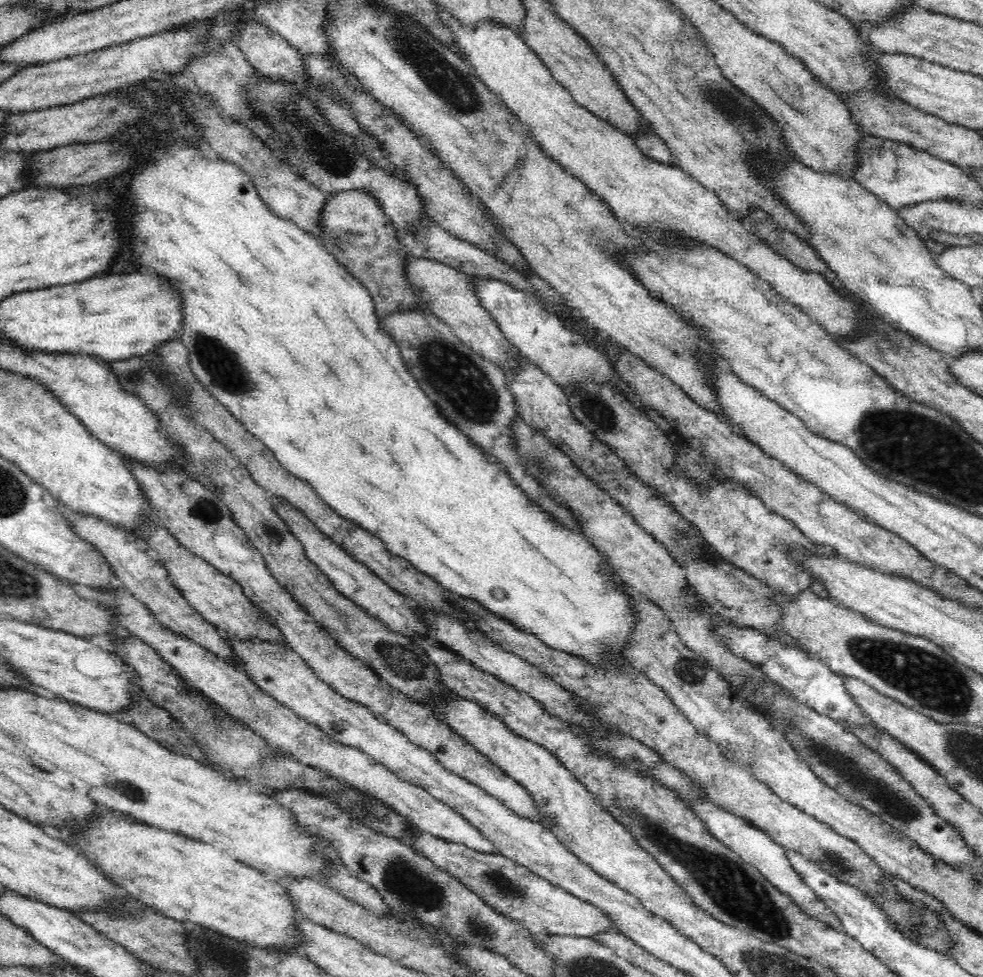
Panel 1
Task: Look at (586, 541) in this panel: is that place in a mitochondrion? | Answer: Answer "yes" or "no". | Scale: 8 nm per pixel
no

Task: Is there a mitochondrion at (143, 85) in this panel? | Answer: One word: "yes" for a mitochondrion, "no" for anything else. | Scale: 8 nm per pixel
no

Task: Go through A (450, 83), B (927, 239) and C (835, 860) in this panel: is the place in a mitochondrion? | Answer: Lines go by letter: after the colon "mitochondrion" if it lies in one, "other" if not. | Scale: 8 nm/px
A: mitochondrion
B: other
C: mitochondrion

